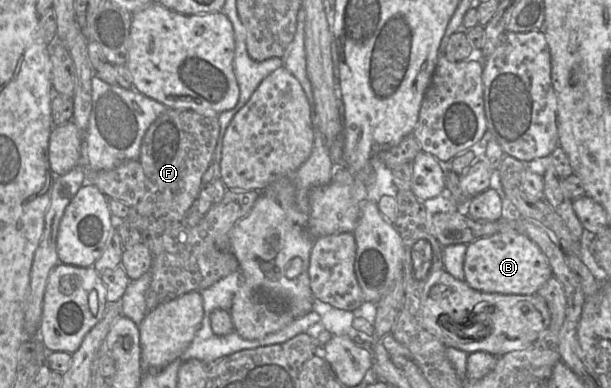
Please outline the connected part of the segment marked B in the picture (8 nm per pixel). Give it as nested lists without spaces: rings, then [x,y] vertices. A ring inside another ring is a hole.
[[[506,229],[467,244],[463,264],[465,282],[483,293],[504,295],[535,294],[552,276],[546,256],[518,229]]]

